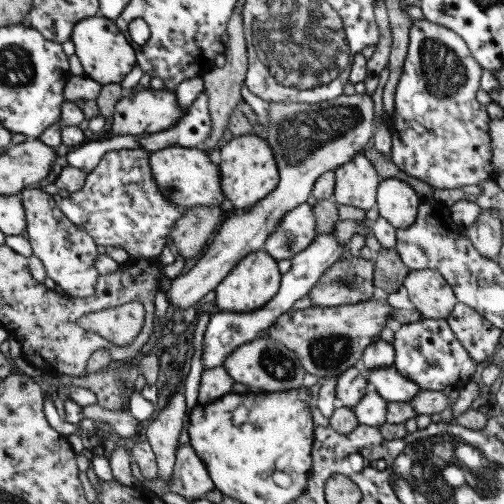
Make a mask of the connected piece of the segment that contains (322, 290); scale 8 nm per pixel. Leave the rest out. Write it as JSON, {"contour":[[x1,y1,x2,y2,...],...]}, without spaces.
{"contour":[[352,257,331,264,307,291,312,306,336,307,363,302,372,296,373,260]]}

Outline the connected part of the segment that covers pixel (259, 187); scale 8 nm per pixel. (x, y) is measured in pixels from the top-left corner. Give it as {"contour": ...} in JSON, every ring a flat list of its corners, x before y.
{"contour":[[253,133,233,137,229,142,221,142,218,170,222,194,236,210,245,210,269,195,279,184,276,161,267,142]]}

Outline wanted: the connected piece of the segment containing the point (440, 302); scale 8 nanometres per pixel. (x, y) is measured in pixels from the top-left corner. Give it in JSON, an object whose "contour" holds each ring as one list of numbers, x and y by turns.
{"contour":[[410,270,402,285,407,291,410,305,425,319,444,319,457,302,451,287,435,270]]}

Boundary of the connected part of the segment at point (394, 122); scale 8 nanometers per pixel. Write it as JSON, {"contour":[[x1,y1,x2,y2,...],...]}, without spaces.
{"contour":[[413,19,408,30,407,52,401,64,401,76,393,92,393,116,387,116,391,132,393,165,410,177,432,188,460,188,467,184,494,181,498,171,492,166,492,143,488,133,487,112,475,99,479,90,481,66,471,56,465,41,452,30,427,19]]}

